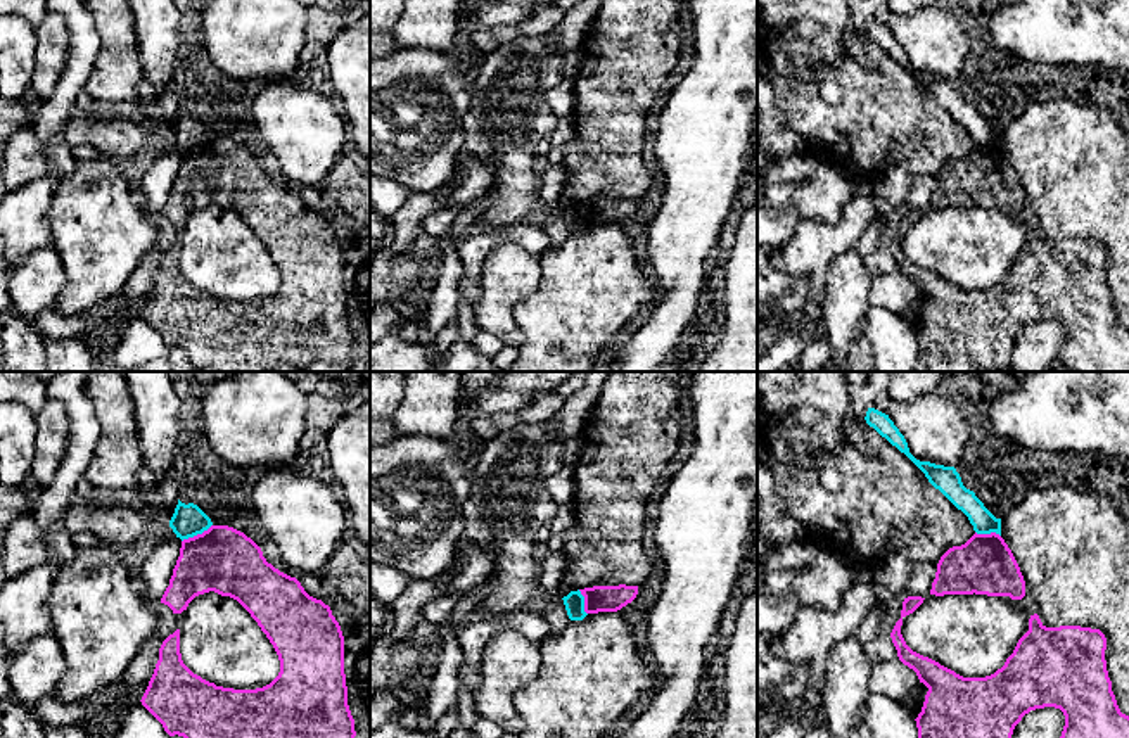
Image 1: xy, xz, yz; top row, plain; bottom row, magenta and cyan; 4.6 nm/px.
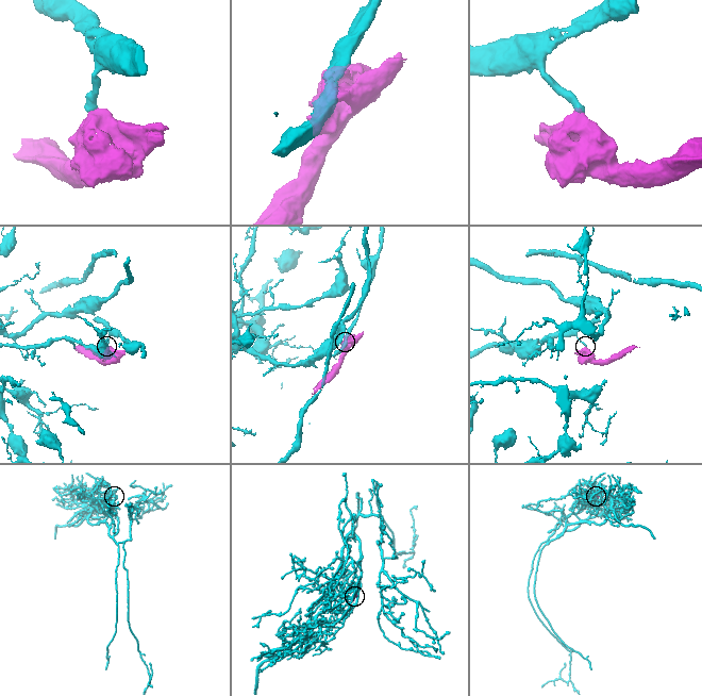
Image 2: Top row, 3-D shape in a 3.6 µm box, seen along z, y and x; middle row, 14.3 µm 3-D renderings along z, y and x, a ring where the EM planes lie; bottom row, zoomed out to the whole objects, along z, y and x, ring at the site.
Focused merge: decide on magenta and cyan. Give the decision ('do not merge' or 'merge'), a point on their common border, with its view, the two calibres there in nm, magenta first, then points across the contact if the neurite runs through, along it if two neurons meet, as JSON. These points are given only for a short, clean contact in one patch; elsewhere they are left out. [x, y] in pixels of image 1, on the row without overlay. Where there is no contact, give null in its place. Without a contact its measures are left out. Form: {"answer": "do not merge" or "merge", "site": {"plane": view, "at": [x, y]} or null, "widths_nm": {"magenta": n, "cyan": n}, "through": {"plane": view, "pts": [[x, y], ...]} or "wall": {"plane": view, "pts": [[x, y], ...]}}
{"answer": "do not merge", "site": {"plane": "xy", "at": [197, 147]}, "widths_nm": {"magenta": 300, "cyan": 150}, "wall": {"plane": "xy", "pts": [[211, 137], [182, 154]]}}

